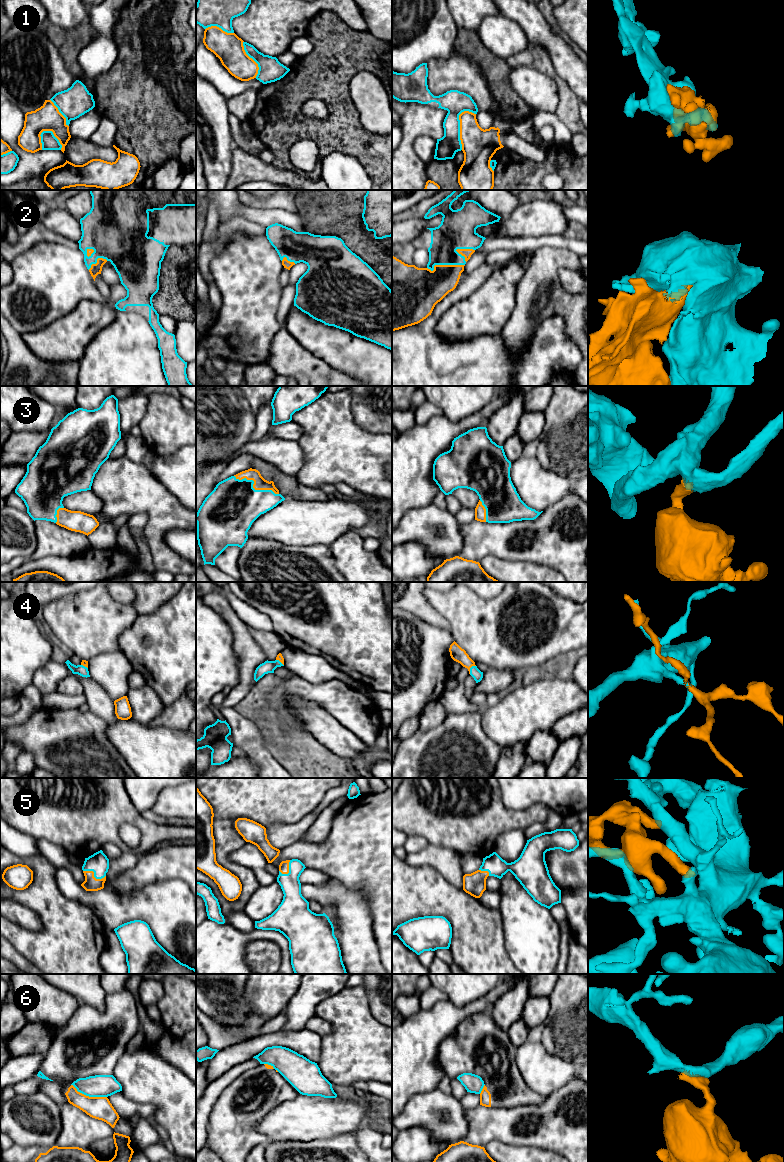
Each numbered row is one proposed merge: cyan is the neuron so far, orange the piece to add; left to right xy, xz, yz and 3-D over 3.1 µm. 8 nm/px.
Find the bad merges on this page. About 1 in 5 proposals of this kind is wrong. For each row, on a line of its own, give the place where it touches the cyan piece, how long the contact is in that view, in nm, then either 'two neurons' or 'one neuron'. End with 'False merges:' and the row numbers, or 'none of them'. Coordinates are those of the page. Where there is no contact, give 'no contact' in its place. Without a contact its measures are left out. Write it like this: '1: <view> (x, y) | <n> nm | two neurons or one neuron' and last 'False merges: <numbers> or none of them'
1: yz (459, 128) | 320 nm | two neurons
2: yz (444, 264) | 300 nm | one neuron
3: xz (252, 487) | 400 nm | one neuron
4: yz (470, 668) | 90 nm | one neuron
5: xy (94, 875) | 190 nm | one neuron
6: xy (89, 1096) | 300 nm | two neurons
False merges: 1, 6

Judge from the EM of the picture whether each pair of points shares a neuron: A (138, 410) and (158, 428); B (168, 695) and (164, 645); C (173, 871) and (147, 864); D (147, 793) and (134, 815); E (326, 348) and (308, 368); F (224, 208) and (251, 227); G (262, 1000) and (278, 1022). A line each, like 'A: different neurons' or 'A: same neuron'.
A: different neurons
B: same neuron
C: same neuron
D: different neurons
E: different neurons
F: different neurons
G: different neurons

